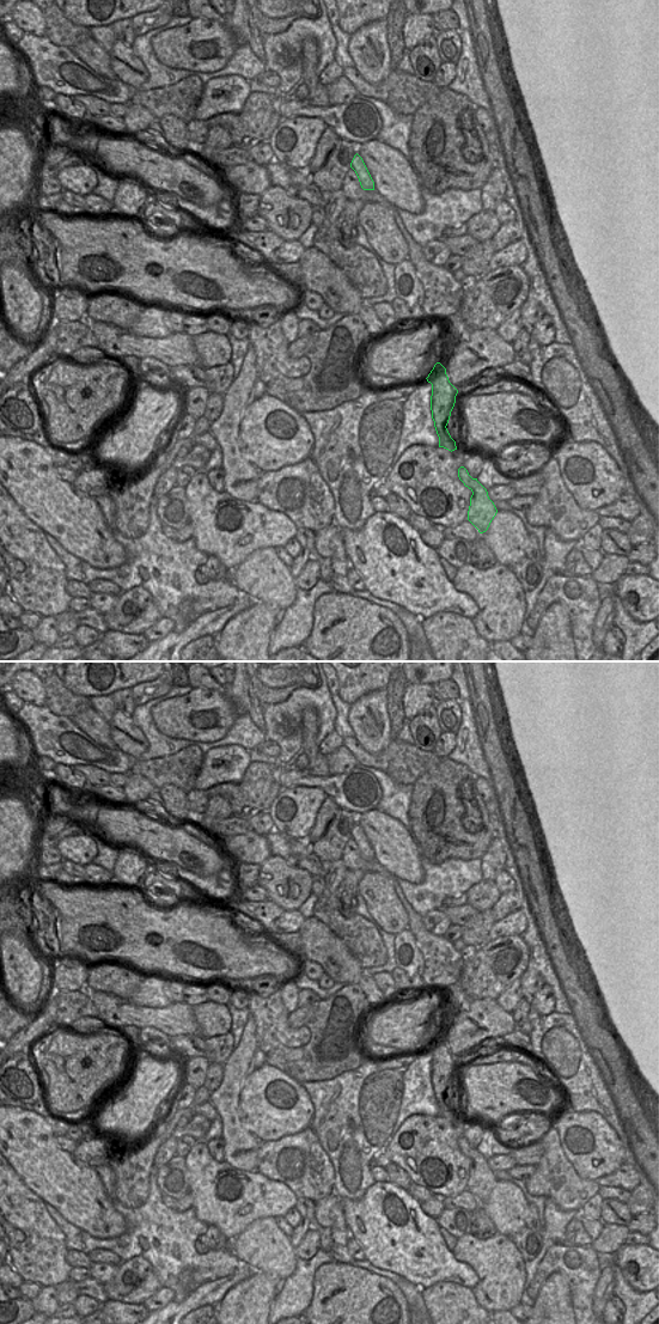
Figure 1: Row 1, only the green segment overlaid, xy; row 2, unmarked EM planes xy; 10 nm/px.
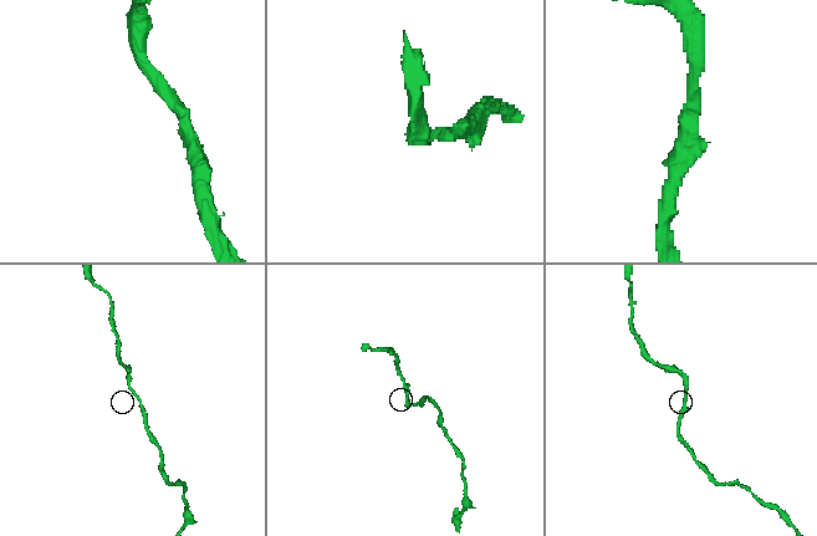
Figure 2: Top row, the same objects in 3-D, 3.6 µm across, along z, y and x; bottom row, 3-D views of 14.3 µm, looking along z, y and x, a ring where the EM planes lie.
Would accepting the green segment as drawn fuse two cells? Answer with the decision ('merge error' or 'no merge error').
no merge error

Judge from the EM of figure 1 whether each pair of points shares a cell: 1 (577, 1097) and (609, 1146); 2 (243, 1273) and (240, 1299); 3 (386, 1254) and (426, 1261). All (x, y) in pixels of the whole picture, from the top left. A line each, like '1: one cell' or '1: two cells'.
1: two cells
2: two cells
3: one cell

